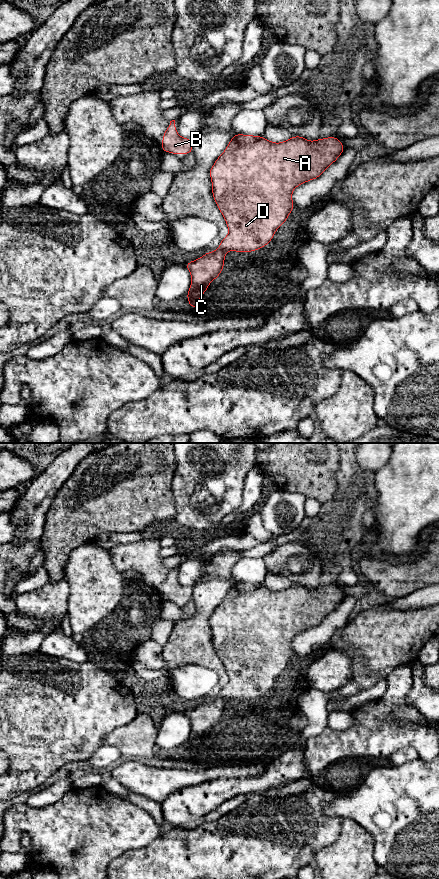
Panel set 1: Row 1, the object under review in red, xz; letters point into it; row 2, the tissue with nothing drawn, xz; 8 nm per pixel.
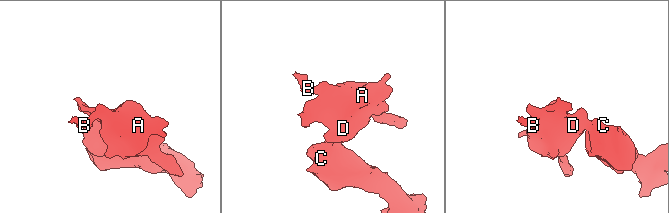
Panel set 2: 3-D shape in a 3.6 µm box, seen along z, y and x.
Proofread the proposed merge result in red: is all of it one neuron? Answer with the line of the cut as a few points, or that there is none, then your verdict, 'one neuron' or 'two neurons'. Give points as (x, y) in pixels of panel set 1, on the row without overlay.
no cut; one neuron

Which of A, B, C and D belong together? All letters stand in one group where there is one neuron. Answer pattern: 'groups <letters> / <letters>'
groups A B C D

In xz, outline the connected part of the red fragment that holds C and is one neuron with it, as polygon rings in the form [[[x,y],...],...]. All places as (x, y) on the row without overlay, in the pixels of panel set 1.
[[[233,583],[209,619],[213,646],[229,681],[221,688],[216,699],[206,700],[204,704],[185,712],[191,722],[191,734],[186,742],[188,752],[193,756],[199,755],[200,745],[223,719],[226,700],[246,701],[266,694],[295,655],[292,650],[293,638],[320,625],[343,600],[343,592],[336,585],[309,589],[301,584],[293,584],[275,591],[263,584]]]

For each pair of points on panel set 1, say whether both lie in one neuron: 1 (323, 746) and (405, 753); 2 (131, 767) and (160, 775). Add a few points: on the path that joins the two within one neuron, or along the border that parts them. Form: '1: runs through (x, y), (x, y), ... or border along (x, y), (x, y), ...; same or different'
1: border along (418, 752), (409, 747), (402, 747), (387, 758); different
2: runs through (138, 774), (153, 775); same

